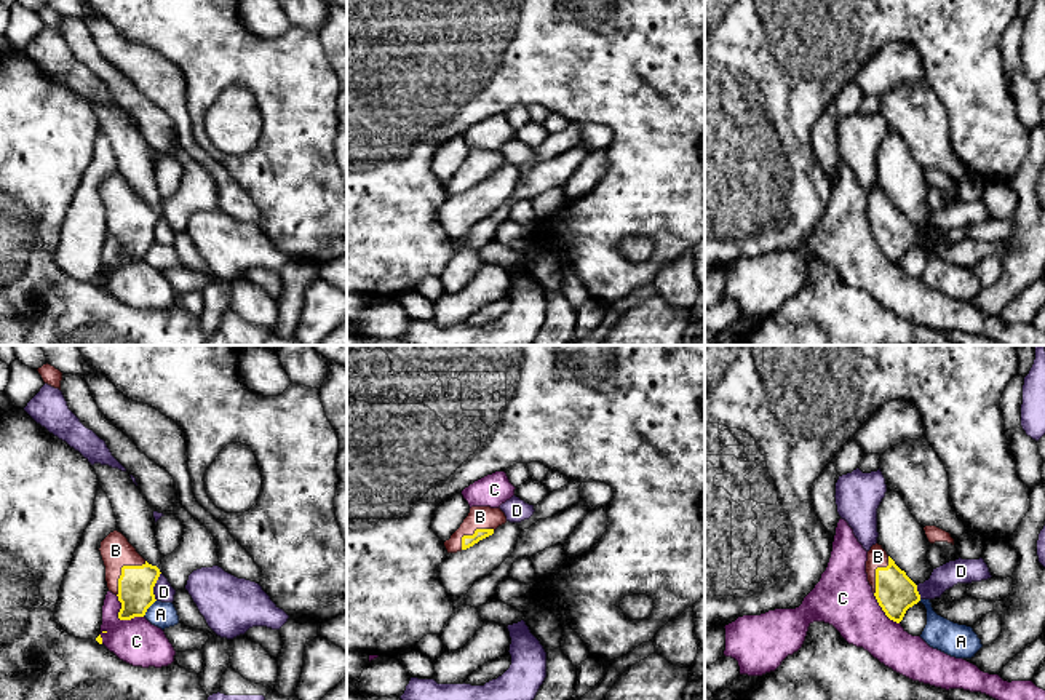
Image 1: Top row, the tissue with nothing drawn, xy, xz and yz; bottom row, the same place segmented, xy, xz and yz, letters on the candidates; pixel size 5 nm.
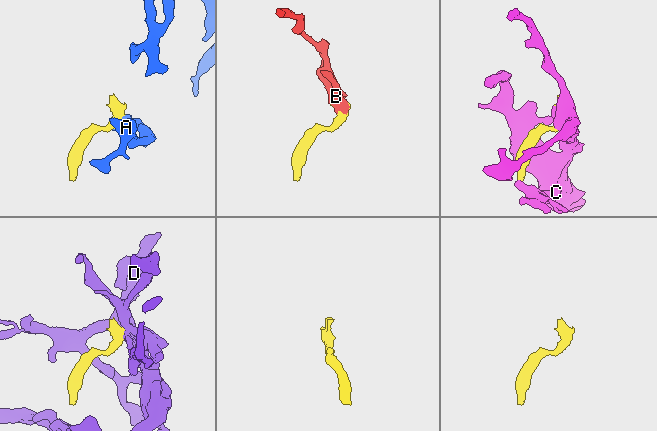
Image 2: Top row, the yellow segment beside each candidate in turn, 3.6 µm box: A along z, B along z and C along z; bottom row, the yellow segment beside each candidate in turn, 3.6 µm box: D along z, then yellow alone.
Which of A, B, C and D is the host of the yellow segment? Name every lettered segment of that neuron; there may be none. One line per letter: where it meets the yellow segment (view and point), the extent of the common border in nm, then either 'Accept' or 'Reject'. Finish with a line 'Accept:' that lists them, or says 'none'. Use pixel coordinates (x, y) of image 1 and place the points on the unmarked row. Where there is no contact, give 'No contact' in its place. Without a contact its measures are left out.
A: Touches yellow at xy (149, 248). Shared border 110 nm. Reject
B: Touches yellow at xy (122, 211). Shared border 220 nm. Accept
C: Touches yellow at xy (120, 261). Shared border 180 nm. Reject
D: Touches yellow at xy (154, 227). Shared border 150 nm. Reject
Accept: B

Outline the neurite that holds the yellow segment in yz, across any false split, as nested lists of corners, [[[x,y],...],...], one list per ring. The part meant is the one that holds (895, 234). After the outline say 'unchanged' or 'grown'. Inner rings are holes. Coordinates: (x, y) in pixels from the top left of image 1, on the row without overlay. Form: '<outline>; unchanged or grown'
[[[879,185],[868,193],[866,216],[879,248],[893,264],[900,265],[906,253],[920,243],[917,227]]]; grown

